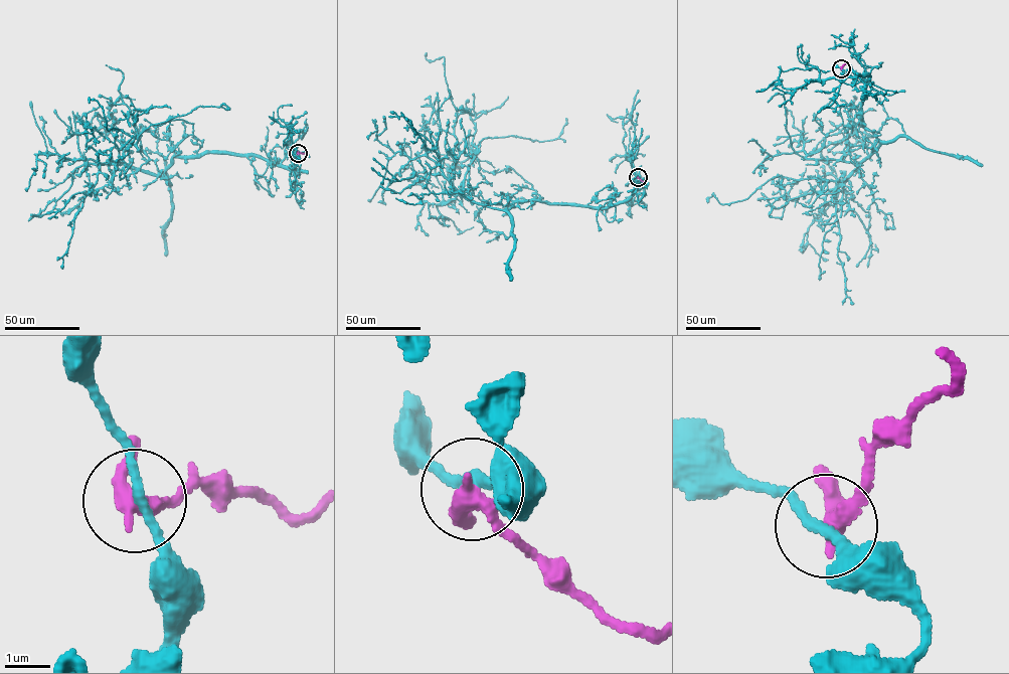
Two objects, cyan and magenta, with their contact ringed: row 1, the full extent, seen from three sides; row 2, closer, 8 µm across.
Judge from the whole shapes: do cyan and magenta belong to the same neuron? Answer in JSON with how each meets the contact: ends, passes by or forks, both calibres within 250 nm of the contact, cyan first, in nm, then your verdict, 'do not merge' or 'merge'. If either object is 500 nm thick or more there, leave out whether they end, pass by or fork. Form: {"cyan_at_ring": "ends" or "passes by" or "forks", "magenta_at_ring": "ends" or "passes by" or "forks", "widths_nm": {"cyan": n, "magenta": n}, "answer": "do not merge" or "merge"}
{"cyan_at_ring": "passes by", "magenta_at_ring": "passes by", "widths_nm": {"cyan": 200, "magenta": 360}, "answer": "do not merge"}

